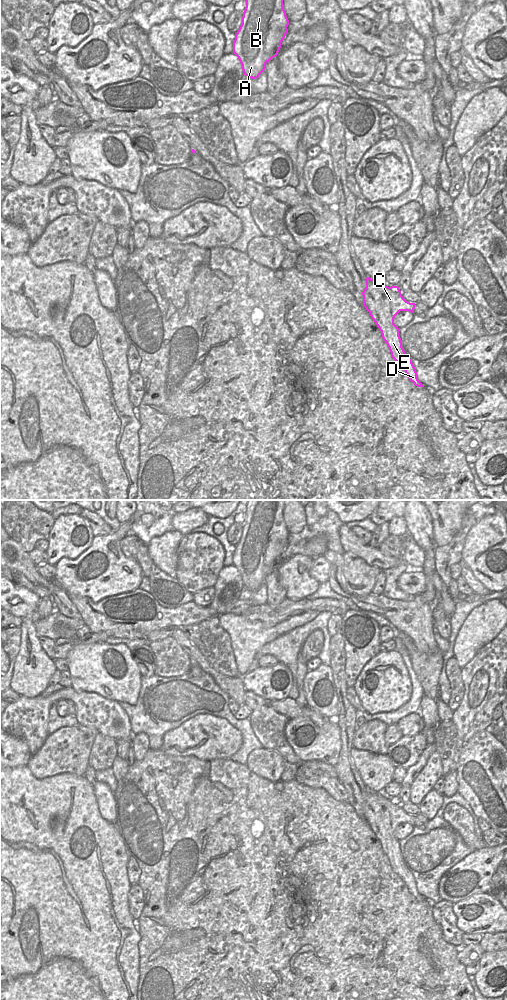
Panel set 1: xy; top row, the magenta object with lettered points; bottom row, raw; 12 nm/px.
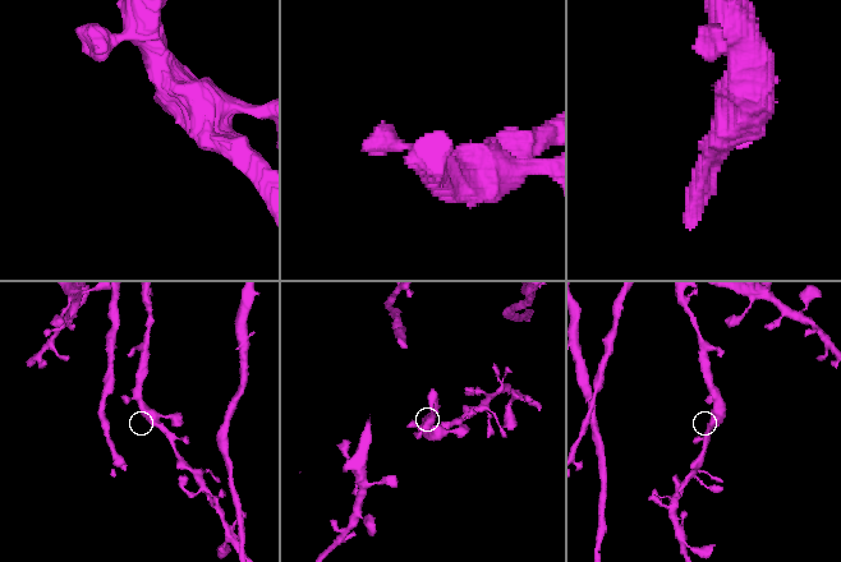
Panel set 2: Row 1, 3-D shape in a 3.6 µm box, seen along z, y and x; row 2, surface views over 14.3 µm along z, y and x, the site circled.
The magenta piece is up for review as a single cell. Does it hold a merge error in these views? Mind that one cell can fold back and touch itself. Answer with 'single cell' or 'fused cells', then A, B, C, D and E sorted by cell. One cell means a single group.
single cell; groups A B C D E

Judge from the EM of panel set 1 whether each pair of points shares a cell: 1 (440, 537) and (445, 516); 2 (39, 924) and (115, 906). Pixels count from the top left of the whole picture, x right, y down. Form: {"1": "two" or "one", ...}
{"1": "one", "2": "one"}

